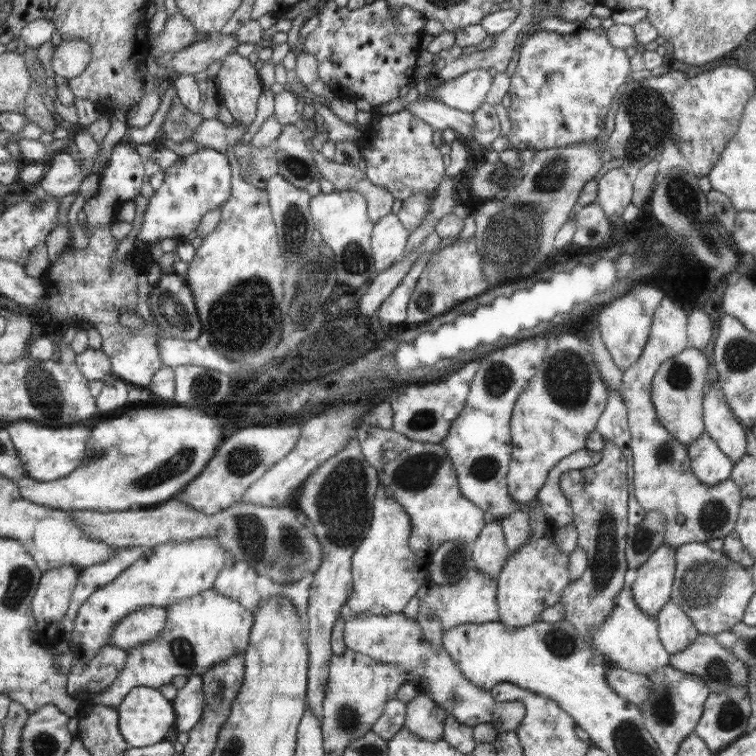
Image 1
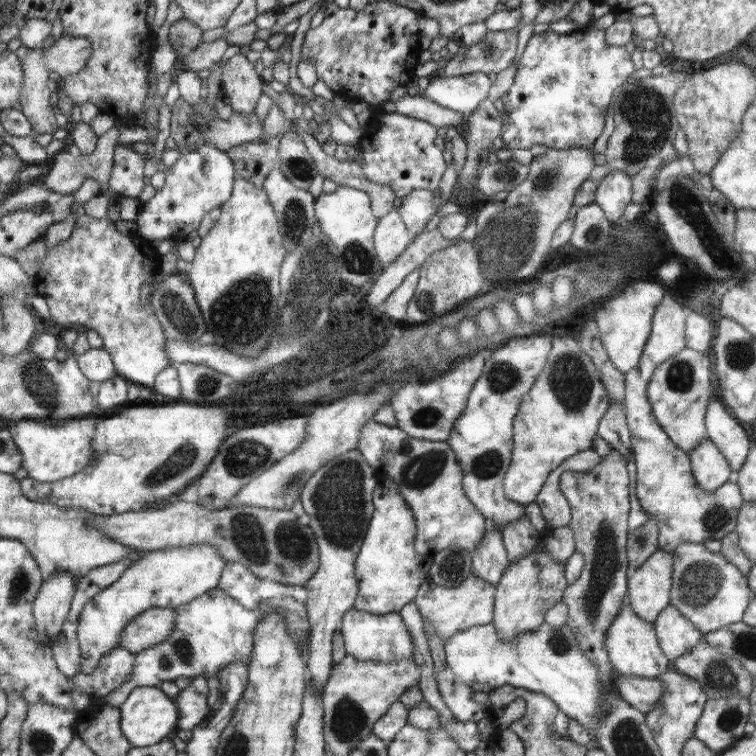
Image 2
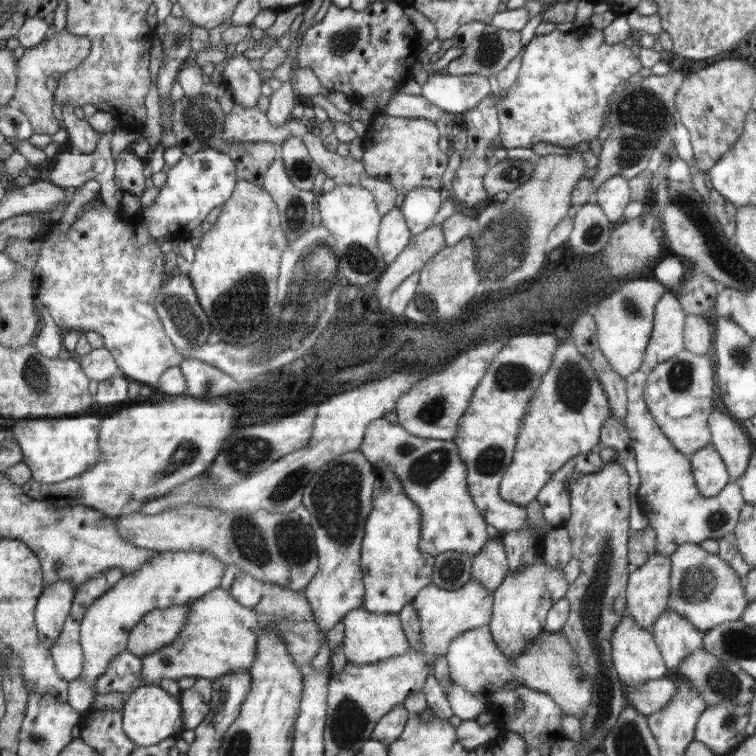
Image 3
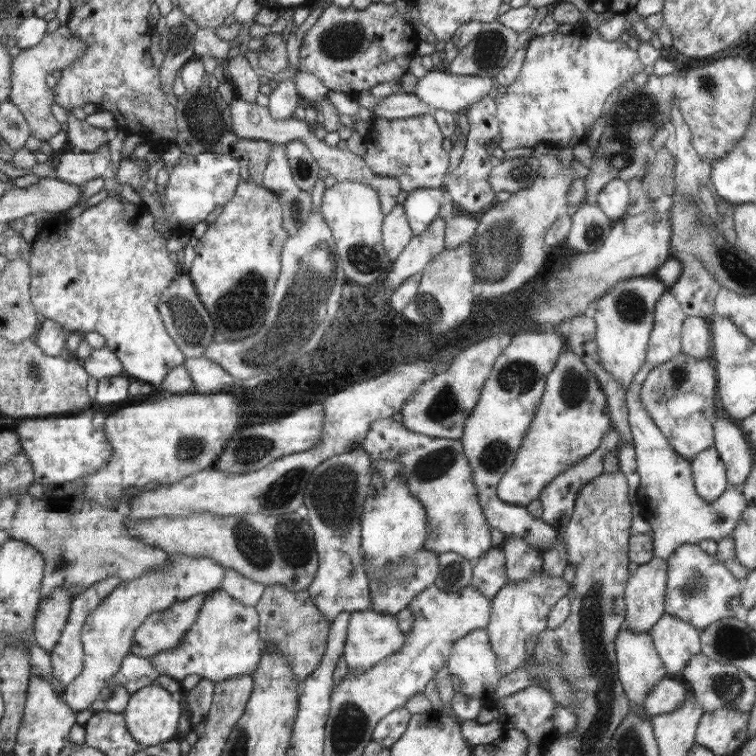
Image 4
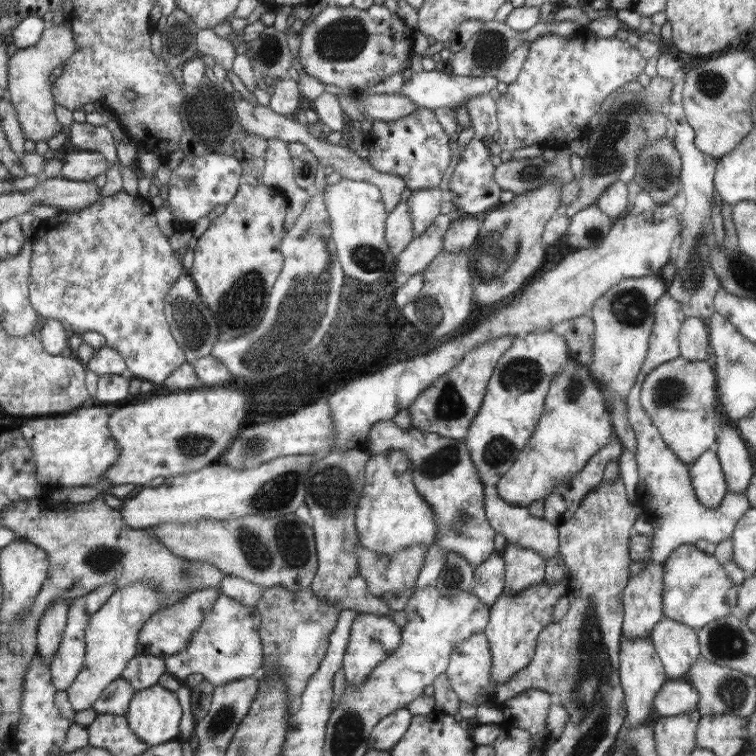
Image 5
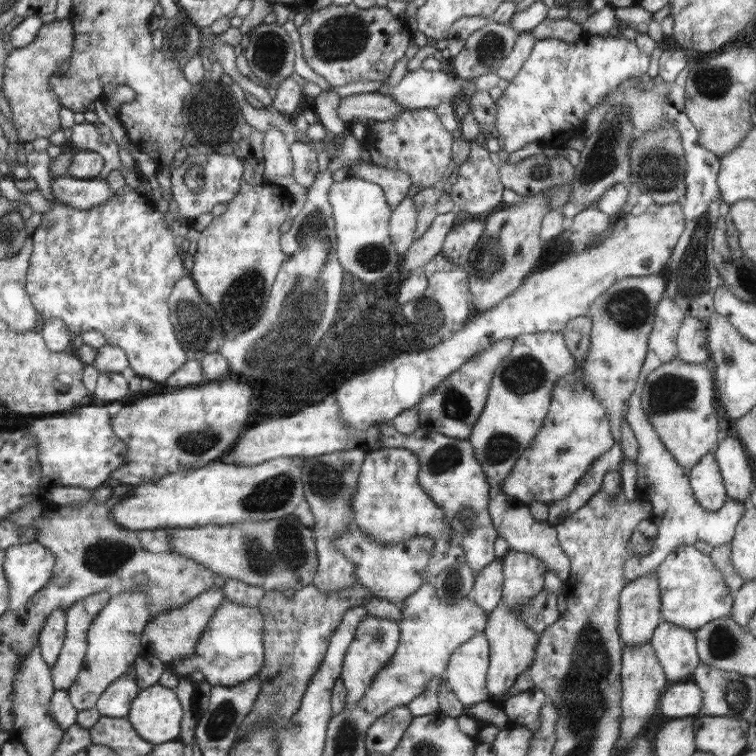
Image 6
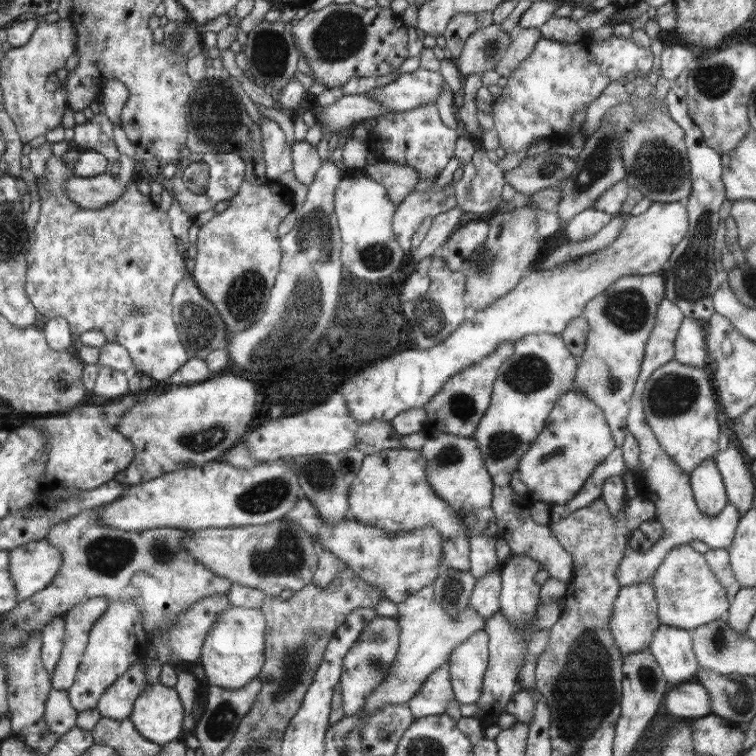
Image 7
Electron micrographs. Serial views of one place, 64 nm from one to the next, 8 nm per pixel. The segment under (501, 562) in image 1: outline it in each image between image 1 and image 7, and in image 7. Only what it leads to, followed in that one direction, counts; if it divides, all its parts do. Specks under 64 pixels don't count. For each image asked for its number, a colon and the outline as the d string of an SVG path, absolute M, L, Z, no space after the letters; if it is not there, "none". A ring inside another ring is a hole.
2: M495 526L493 532L485 532L483 540L479 542L479 546L475 546L475 550L471 550L471 554L473 554L471 556L473 574L497 586L501 576L505 574L505 568L509 568L511 564L509 554L503 546L499 526Z
3: M503 536L489 540L485 548L473 556L473 578L483 584L483 588L491 590L491 594L503 584L503 580L511 572L501 538Z
4: M491 546L485 556L473 560L473 588L491 600L509 582L505 562L507 560L501 546Z
5: M495 552L483 564L475 566L475 588L471 594L475 594L483 604L491 608L499 596L503 596L505 588L505 560L501 552Z
6: M497 558L485 568L481 568L481 572L475 578L475 588L469 592L467 598L471 598L475 604L479 604L489 614L503 600L503 584L505 584L503 562L501 558Z
7: M495 568L491 572L487 572L487 576L481 576L471 592L469 598L469 606L473 610L477 610L477 614L481 614L485 620L495 616L501 610L501 568Z

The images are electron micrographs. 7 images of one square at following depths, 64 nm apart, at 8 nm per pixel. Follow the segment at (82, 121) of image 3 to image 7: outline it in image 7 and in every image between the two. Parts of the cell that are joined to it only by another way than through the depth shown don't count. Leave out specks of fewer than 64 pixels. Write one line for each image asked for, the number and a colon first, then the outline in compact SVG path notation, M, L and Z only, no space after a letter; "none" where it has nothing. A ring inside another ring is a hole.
4: M69 114L67 124L69 124L67 140L75 146L77 152L97 152L111 142L111 130L97 128L87 120L79 120L73 114Z
5: M73 122L69 140L79 150L105 154L105 158L109 158L111 166L113 164L119 166L119 162L121 162L119 152L117 152L119 142L115 140L113 130L109 130L107 126L95 126L89 122Z
6: M85 122L85 124L75 124L73 126L73 136L71 136L73 144L81 150L89 150L89 152L99 152L105 156L105 168L99 172L99 178L107 178L111 170L119 170L121 172L121 180L123 184L131 186L131 188L137 188L141 182L137 180L137 170L127 170L123 168L123 162L121 162L121 150L119 150L119 144L115 140L113 134L105 134L101 124L91 124L91 122Z
7: M89 120L85 124L75 124L75 142L85 150L99 150L105 156L109 156L109 168L105 174L111 174L111 166L121 158L121 152L115 144L115 138L109 136L101 126L99 120Z

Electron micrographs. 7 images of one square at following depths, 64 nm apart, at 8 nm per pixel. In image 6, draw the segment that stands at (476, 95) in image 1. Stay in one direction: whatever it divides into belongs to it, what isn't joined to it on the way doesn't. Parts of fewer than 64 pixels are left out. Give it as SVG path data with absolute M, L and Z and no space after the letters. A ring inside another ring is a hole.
M417 68L417 70L413 70L413 72L407 72L399 82L397 82L397 86L393 86L393 88L385 88L383 92L387 94L387 96L391 96L397 104L401 104L403 108L409 108L409 110L417 110L417 108L437 108L441 102L455 102L459 96L463 96L463 90L465 90L465 86L467 86L467 82L473 82L475 84L475 92L481 92L481 90L489 90L489 88L493 88L493 86L499 86L499 88L503 88L507 82L501 78L501 76L497 76L495 72L491 72L491 74L483 74L483 76L479 76L479 78L475 78L475 80L463 80L463 78L457 78L455 76L455 80L453 78L449 78L443 70L427 70L427 68Z

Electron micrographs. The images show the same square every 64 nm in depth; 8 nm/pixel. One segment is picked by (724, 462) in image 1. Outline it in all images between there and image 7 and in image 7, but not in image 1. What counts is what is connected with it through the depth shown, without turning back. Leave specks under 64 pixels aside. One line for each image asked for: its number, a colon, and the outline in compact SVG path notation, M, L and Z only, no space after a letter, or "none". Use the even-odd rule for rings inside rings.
2: M709 438L703 440L703 444L697 444L697 448L687 454L691 460L691 474L703 490L715 492L719 486L733 480L735 474L731 472L727 460Z
3: M705 446L699 452L687 456L691 464L691 472L695 476L697 488L705 498L715 498L721 494L727 484L733 482L731 474L727 474L727 468L721 460L721 456L715 452L715 446Z
4: M715 446L691 458L691 472L697 494L707 502L717 500L731 486L727 482L727 472L723 462L719 460L719 454L715 452Z
5: M715 448L701 454L691 464L689 474L699 502L707 508L719 508L723 498L729 494L729 488L727 488L727 480L721 470L721 464L717 460Z
6: M713 454L703 456L691 470L687 470L687 474L689 474L693 494L705 510L717 512L725 506L725 502L729 500L729 494Z
7: M715 458L703 460L699 464L699 468L691 470L691 474L687 474L687 476L691 478L693 496L697 500L699 510L707 516L721 514L725 510L725 506L729 504L729 496L727 496L723 476L717 470Z

